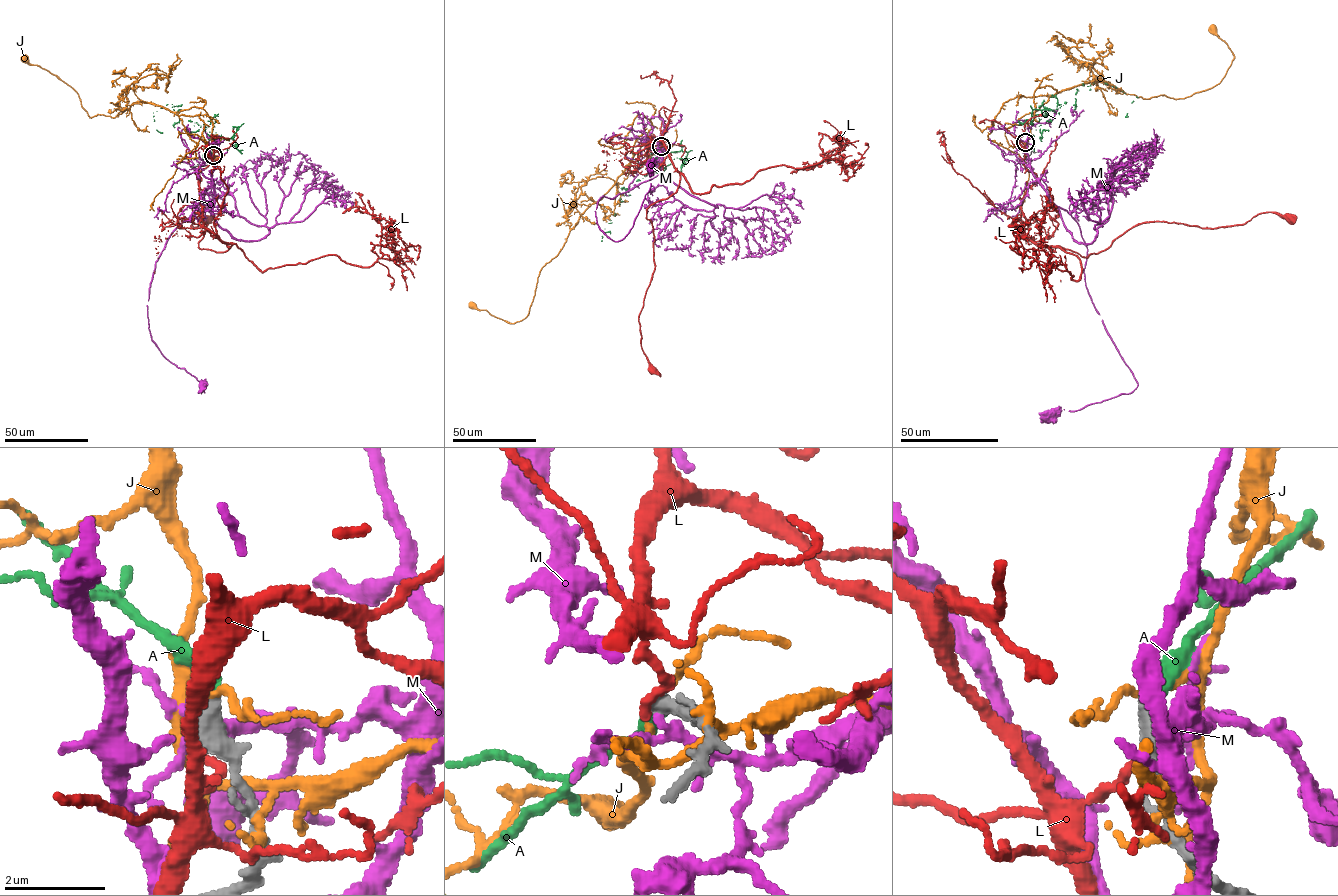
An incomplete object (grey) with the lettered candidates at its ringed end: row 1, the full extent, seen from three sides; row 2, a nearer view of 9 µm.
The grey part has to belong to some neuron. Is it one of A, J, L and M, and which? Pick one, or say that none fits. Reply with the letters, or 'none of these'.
A

